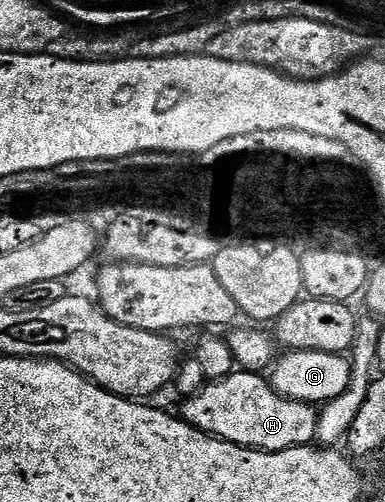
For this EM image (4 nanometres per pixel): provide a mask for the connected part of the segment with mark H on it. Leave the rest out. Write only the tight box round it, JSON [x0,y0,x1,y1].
[181,370,319,452]

